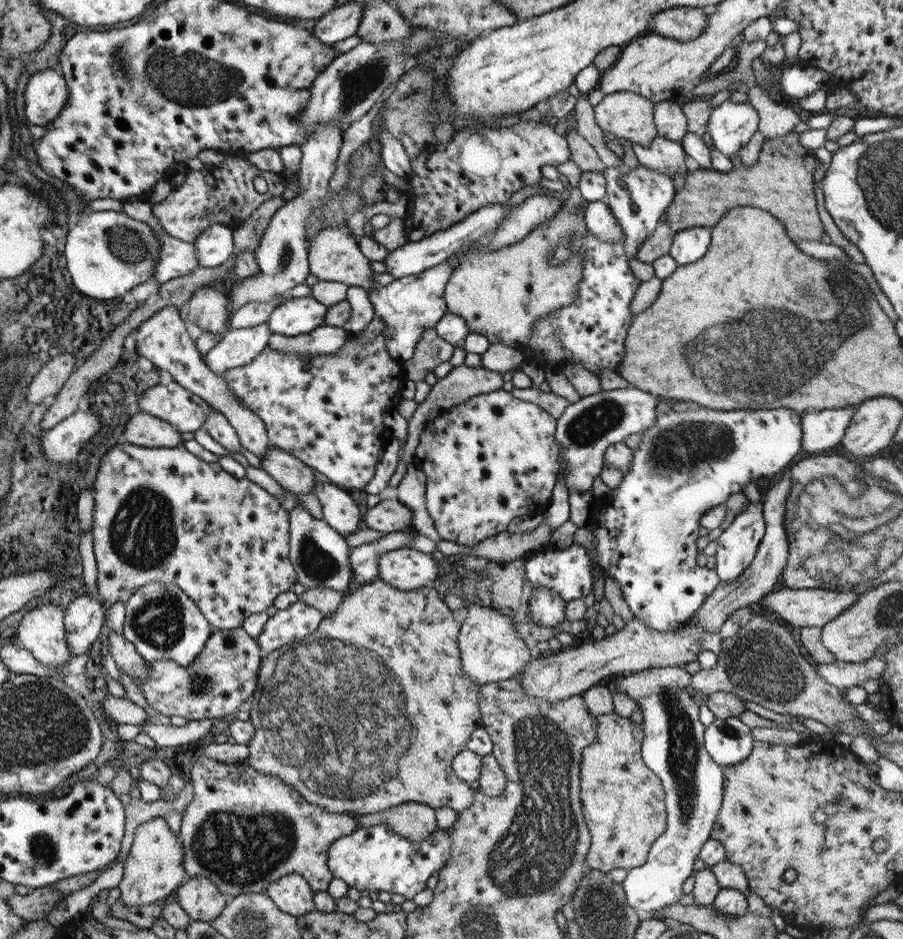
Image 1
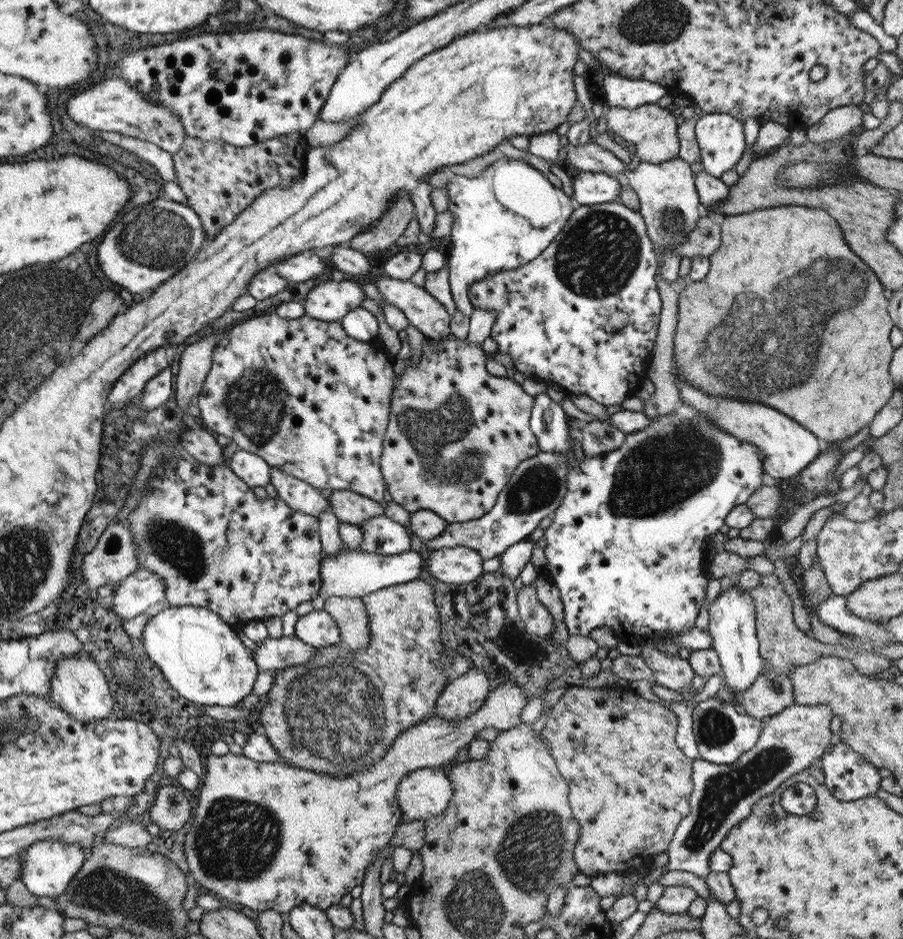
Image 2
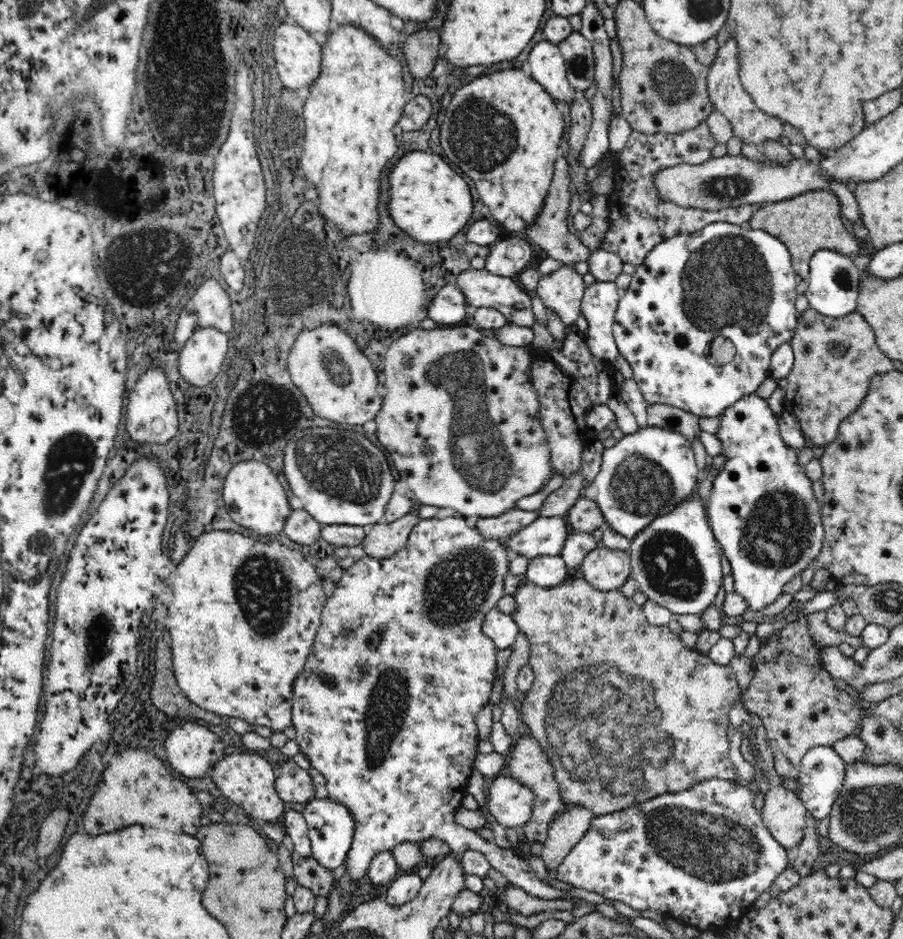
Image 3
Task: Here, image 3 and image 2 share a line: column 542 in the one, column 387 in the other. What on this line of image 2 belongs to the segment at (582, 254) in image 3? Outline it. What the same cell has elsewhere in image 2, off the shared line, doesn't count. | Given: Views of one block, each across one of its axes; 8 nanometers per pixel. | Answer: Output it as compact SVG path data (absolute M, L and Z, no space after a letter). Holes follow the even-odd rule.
M399 190L389 206L383 210L379 220L371 222L363 232L349 240L349 246L359 254L377 256L377 252L385 252L391 248L397 238L403 236L409 220L415 216L415 206L409 200L405 190Z

